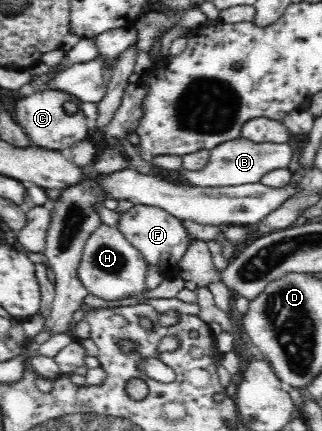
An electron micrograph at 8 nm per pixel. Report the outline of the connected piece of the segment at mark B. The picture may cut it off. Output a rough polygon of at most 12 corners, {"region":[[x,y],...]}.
{"region":[[238,137],[210,149],[202,171],[181,168],[191,185],[254,184],[286,169],[286,143]]}

